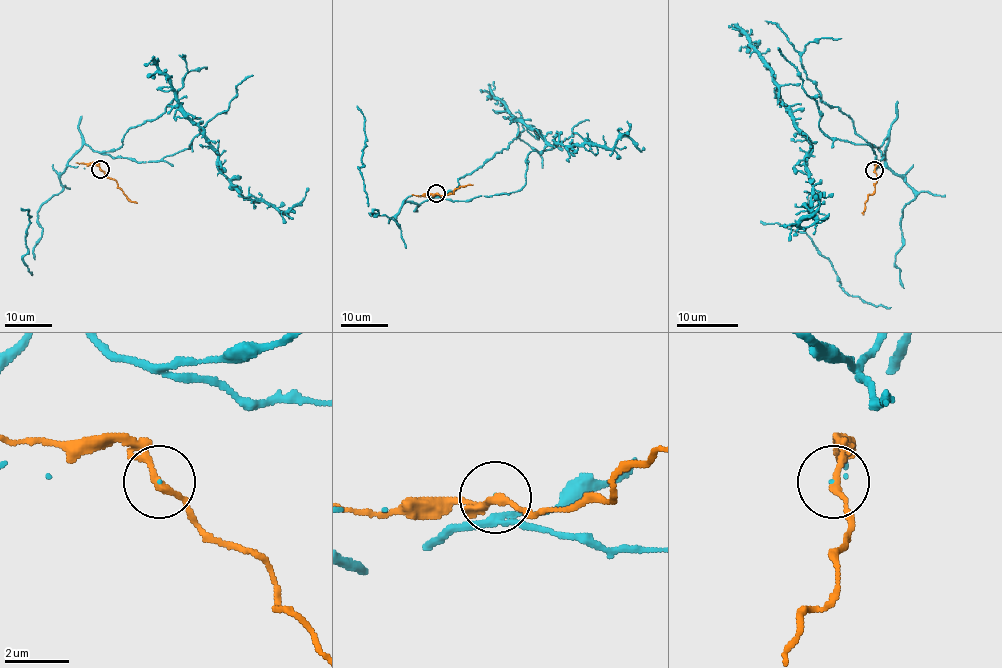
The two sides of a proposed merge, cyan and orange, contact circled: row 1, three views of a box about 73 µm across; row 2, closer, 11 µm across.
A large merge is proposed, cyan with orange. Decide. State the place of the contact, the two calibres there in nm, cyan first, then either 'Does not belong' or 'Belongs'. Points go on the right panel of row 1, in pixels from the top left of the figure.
Place: (874, 170). Thickness 30 nm (cyan) against 200 nm. Does not belong

